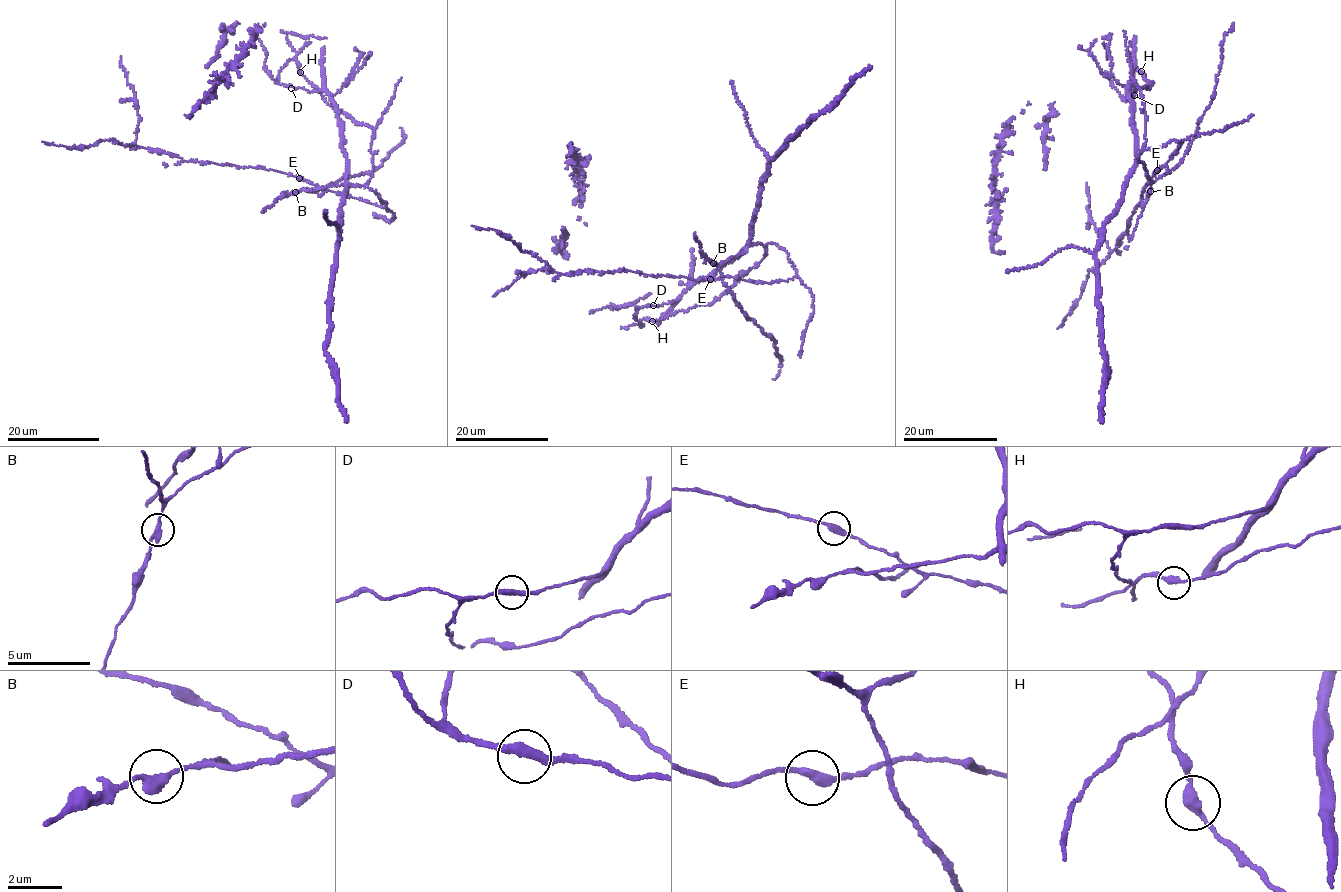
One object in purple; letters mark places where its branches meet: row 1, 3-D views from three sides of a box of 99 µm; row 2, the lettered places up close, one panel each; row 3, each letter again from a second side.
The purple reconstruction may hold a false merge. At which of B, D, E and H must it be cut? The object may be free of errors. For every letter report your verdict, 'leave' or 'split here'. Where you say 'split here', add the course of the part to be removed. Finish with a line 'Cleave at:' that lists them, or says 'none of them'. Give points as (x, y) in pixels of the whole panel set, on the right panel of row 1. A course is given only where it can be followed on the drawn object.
B: split here; foreign part runs (1150, 191), (1130, 241)
D: leave
E: leave
H: leave
Cleave at: B

